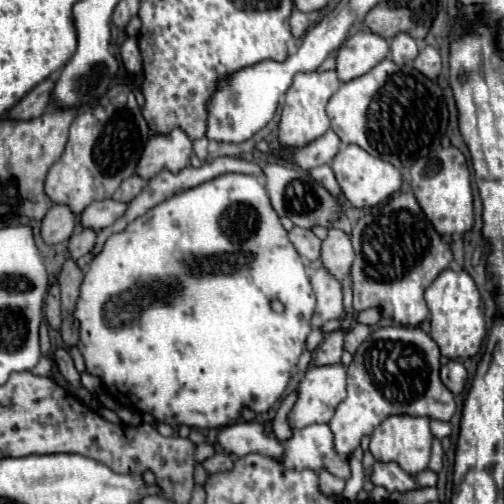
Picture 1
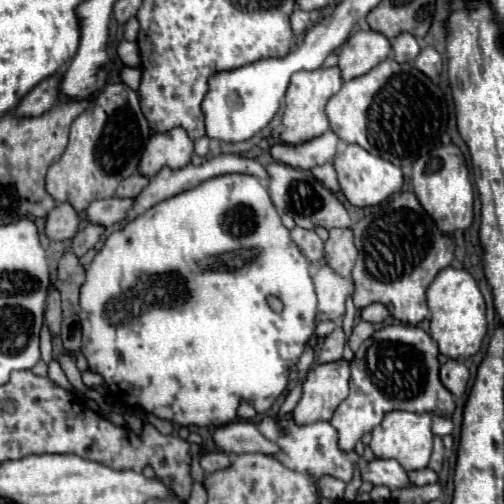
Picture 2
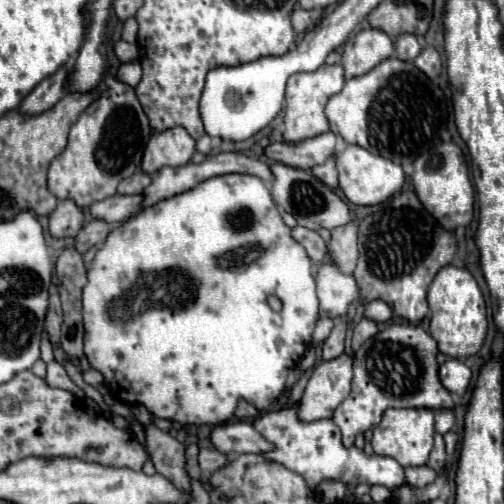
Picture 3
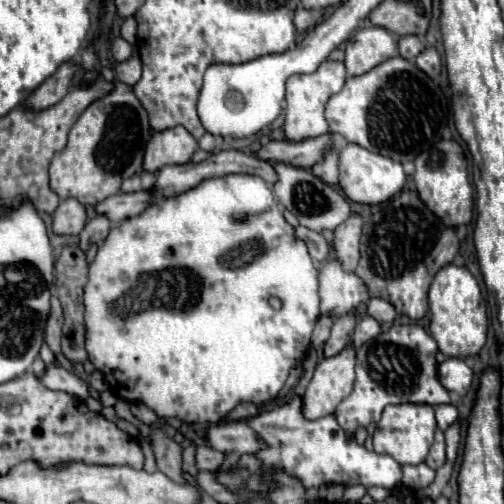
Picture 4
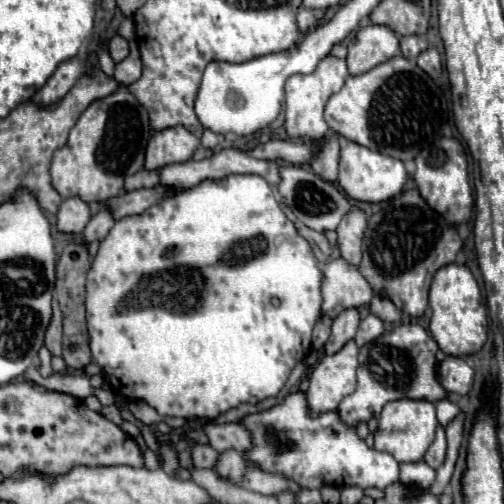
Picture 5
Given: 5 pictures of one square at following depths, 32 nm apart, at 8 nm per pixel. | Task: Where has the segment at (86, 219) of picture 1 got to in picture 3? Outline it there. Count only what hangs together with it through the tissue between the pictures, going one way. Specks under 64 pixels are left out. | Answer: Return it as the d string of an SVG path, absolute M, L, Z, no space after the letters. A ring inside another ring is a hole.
M136 194L136 196L110 196L100 202L94 202L90 206L90 214L94 220L104 220L106 224L114 226L114 224L128 220L128 216L136 214L140 200L142 200L140 194Z

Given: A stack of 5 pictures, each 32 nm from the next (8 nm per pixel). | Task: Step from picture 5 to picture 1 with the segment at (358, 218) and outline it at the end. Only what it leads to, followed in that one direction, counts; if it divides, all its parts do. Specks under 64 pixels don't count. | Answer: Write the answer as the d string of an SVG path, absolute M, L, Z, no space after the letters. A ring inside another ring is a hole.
M330 228L326 240L322 242L322 250L320 250L322 266L336 280L342 280L342 276L350 270L352 260L354 260L354 252L352 252L350 238L342 230Z

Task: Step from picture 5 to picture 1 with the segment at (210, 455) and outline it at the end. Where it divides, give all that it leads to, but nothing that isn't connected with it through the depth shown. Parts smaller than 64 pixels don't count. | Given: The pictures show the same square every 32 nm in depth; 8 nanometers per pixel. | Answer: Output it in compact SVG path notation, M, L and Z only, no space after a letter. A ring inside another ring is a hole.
M216 452L212 458L208 458L204 462L204 468L210 472L210 474L216 474L216 472L228 472L234 468L234 460L226 454L226 452Z

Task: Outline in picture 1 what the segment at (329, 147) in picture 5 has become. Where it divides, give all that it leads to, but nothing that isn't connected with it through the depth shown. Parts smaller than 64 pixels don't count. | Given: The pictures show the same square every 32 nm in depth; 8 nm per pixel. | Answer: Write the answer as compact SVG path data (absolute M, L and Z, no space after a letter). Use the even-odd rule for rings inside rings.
M324 164L324 166L318 166L318 168L312 168L310 170L310 176L314 178L314 180L318 180L336 200L340 198L340 186L336 184L336 178L334 178L334 172L332 172L332 168L328 166L328 164Z

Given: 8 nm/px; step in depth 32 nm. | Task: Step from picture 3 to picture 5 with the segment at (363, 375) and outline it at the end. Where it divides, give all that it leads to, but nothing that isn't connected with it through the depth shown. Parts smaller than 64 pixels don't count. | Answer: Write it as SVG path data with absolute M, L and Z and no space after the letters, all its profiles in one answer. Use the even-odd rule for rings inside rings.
M400 324L390 332L384 332L376 340L364 344L358 354L358 384L356 390L346 396L338 406L342 424L354 428L360 422L378 418L382 408L394 400L426 400L440 402L448 398L448 392L436 380L436 352L438 344L418 324Z

